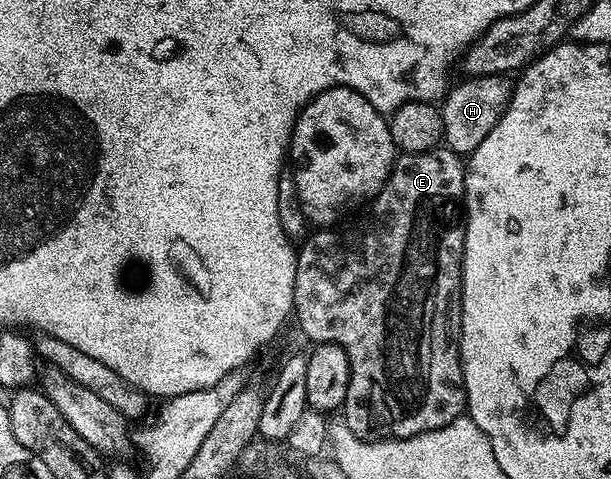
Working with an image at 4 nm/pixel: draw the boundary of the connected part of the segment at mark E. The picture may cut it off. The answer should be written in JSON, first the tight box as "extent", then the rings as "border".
{"extent":[292,146,466,440],"border":[[[438,146],[430,152],[398,155],[387,182],[372,201],[373,225],[369,228],[369,240],[359,241],[357,248],[345,248],[344,238],[333,232],[337,230],[313,230],[317,232],[310,231],[297,248],[292,315],[295,320],[297,316],[297,324],[307,339],[317,344],[338,344],[347,354],[351,382],[347,382],[343,422],[357,436],[381,438],[388,434],[392,439],[402,440],[408,436],[417,436],[420,432],[439,430],[466,411],[465,379],[461,369],[461,259],[465,257],[465,225],[463,204],[459,199],[465,195],[465,170],[462,157],[446,146]]]}

